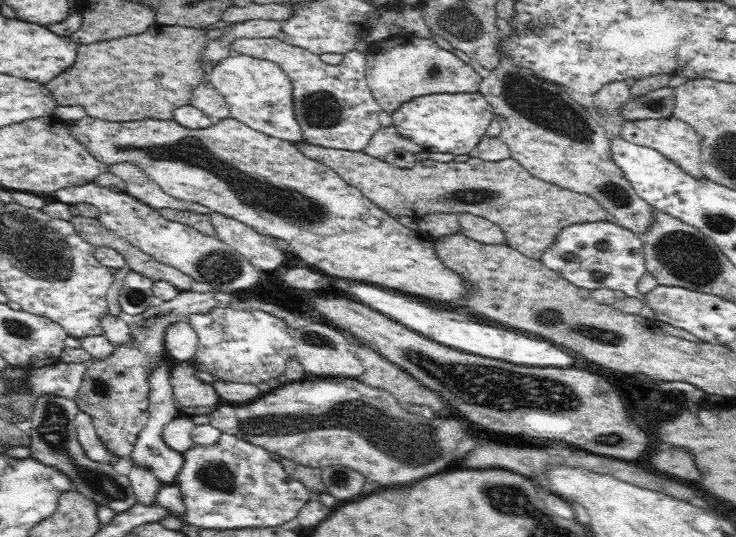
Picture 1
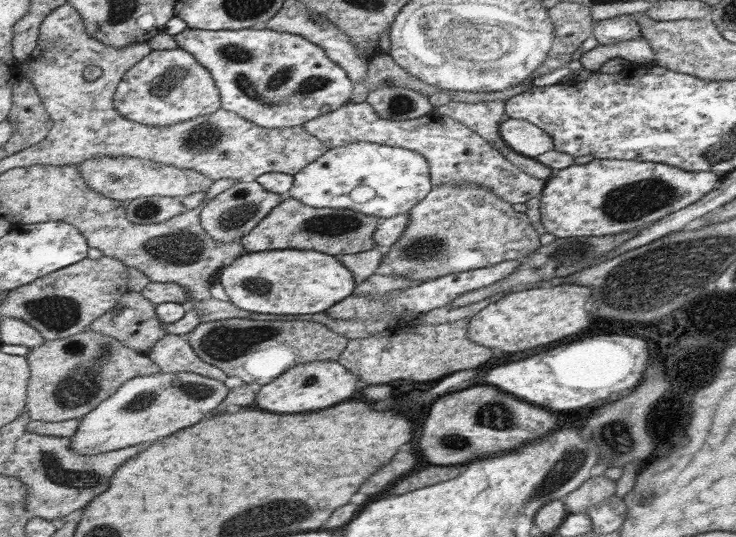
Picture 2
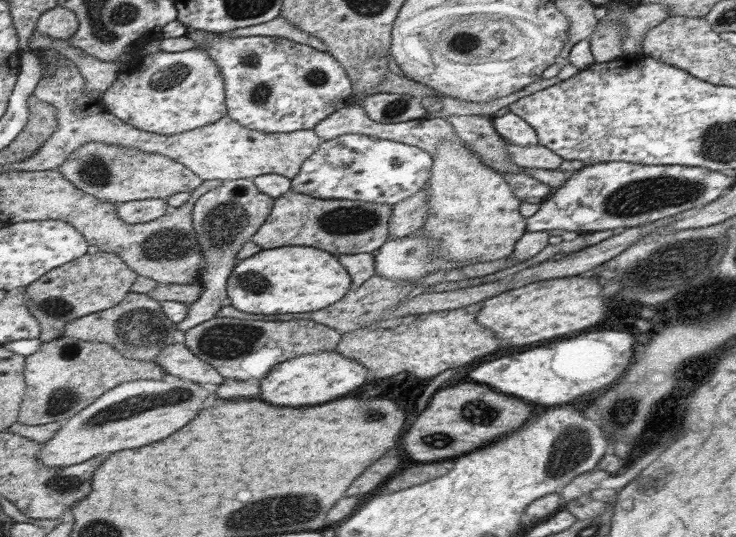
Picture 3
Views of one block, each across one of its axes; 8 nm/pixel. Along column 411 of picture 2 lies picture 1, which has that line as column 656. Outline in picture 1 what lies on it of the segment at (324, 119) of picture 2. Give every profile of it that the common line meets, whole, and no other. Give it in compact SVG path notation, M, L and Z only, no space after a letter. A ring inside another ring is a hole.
M672 116L661 119L626 121L622 124L621 136L628 142L658 150L660 154L674 161L686 174L690 174L692 178L705 178L701 167L701 138L684 121Z

